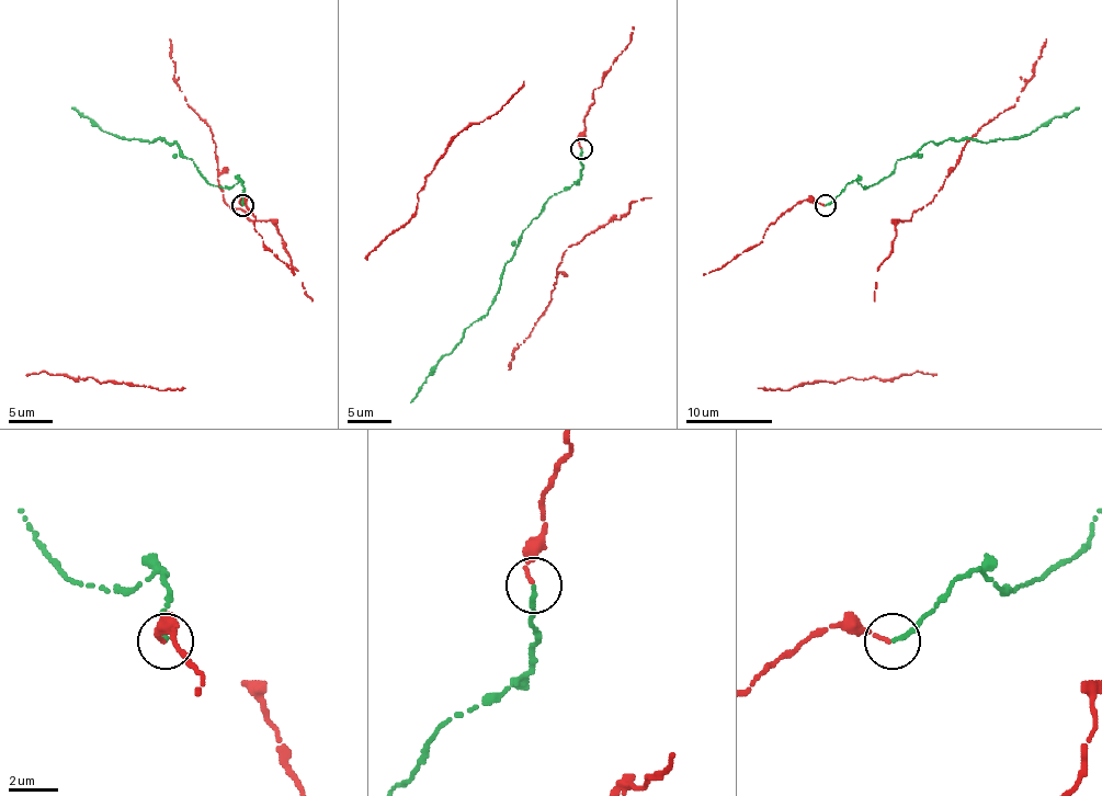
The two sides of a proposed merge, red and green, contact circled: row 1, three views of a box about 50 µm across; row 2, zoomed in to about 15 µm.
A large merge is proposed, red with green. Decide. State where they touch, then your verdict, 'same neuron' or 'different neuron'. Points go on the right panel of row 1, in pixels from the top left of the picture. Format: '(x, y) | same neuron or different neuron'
(825, 205) | same neuron

